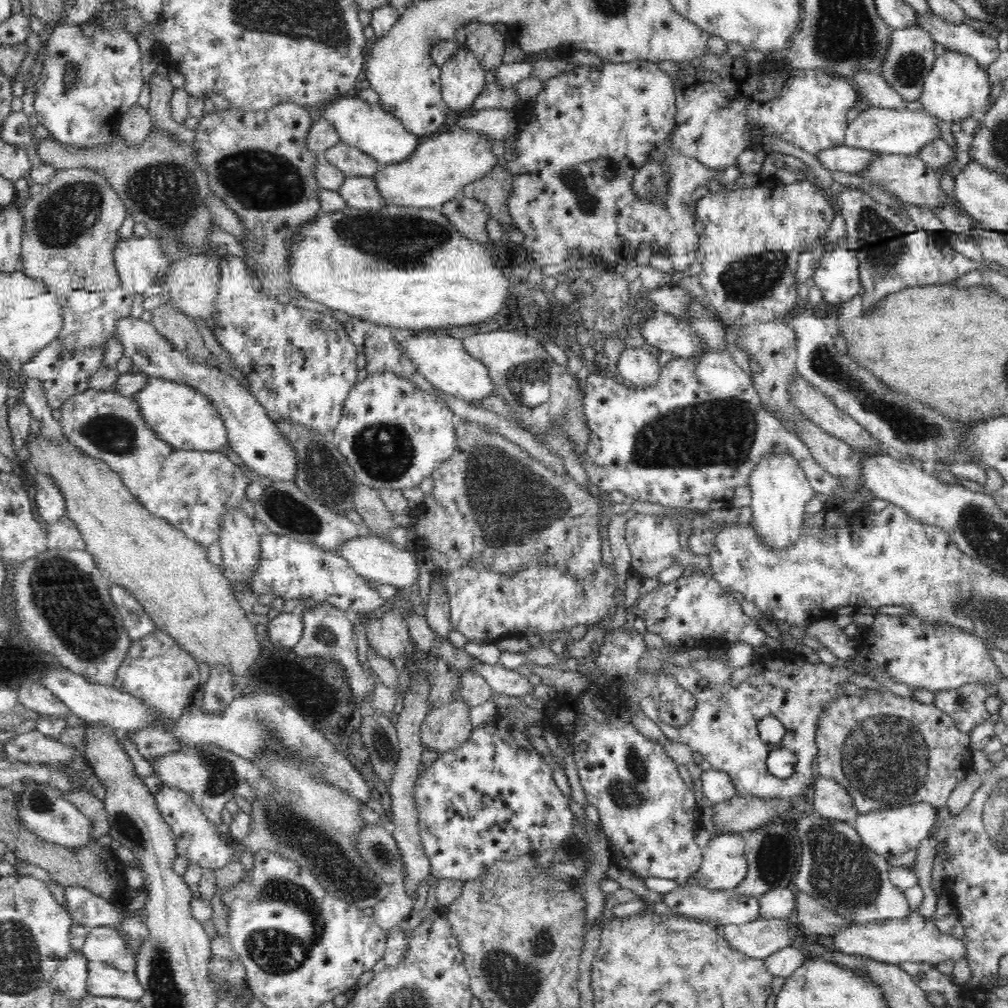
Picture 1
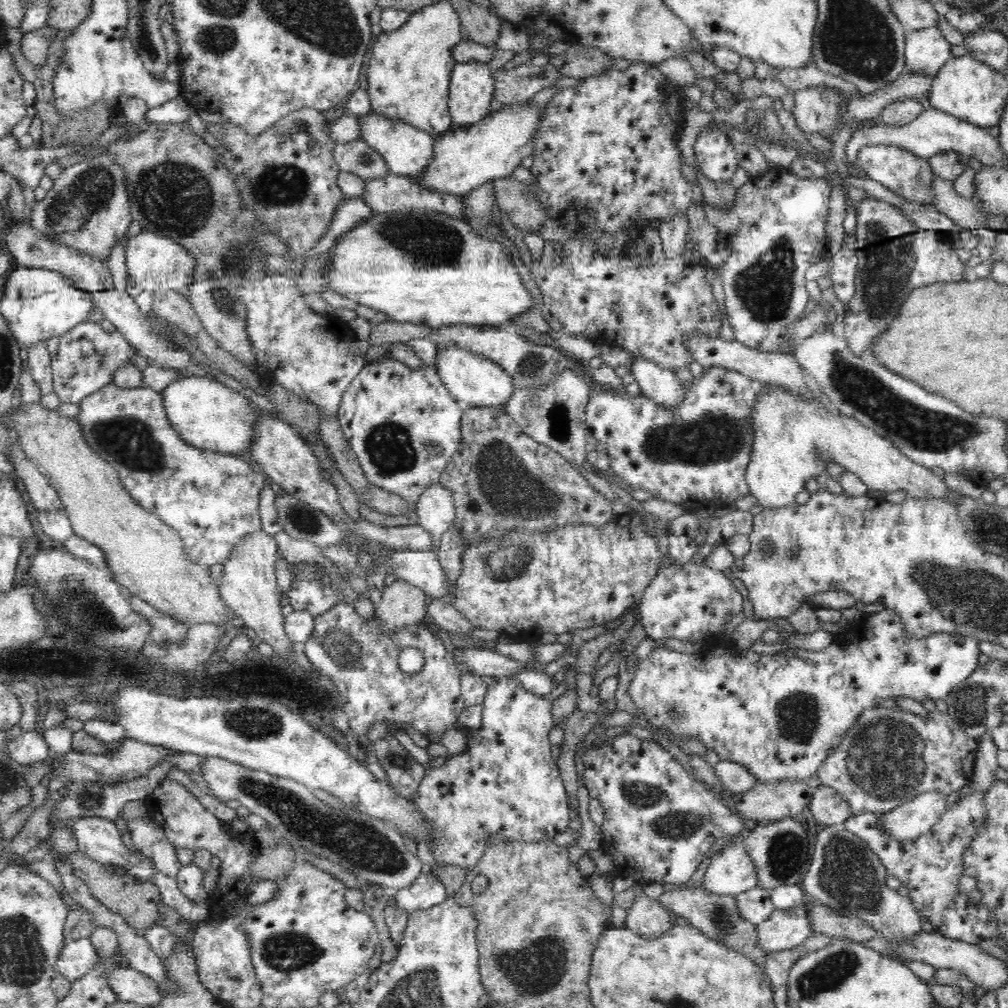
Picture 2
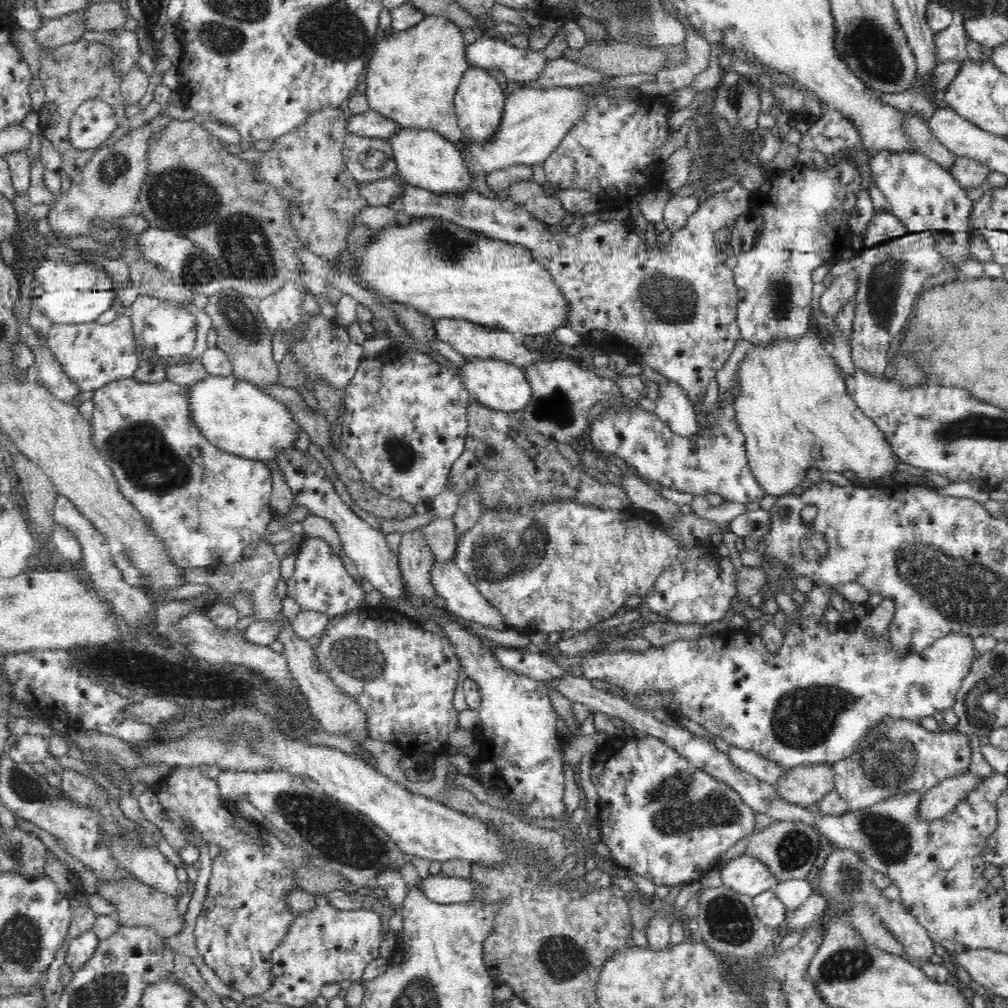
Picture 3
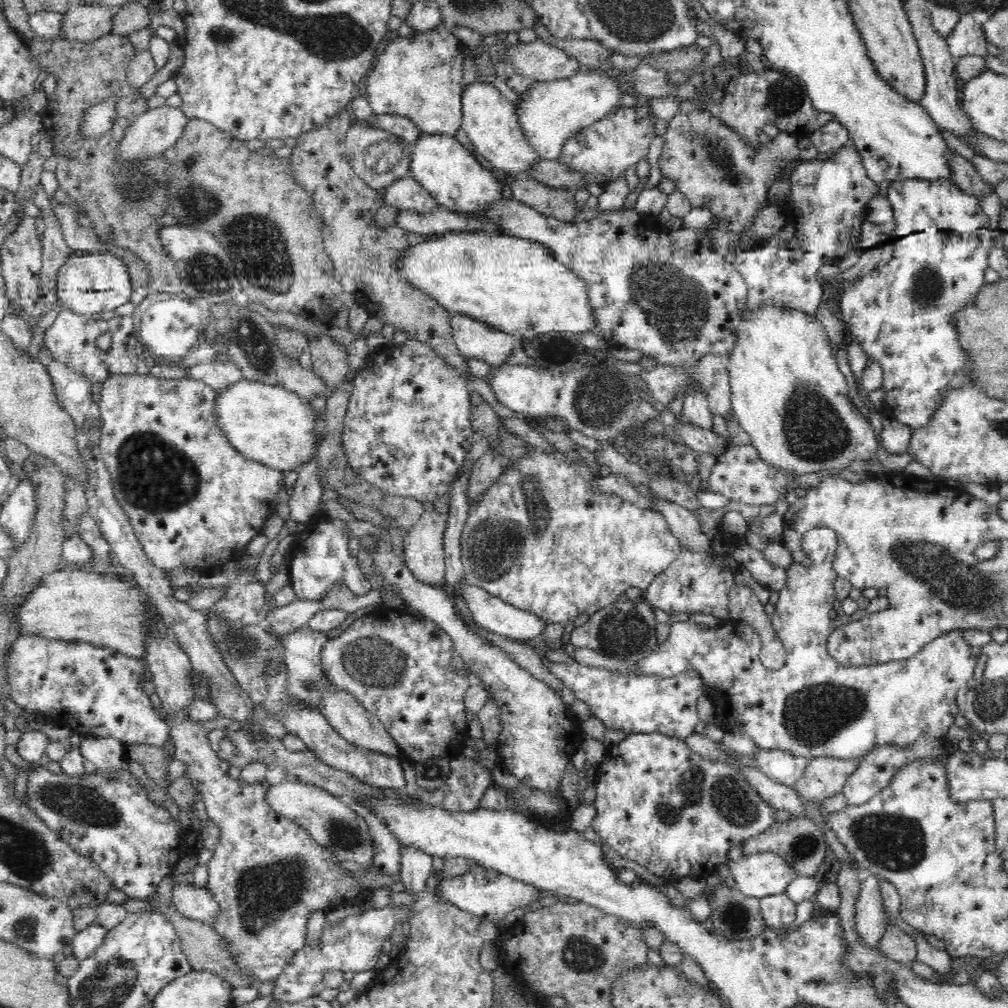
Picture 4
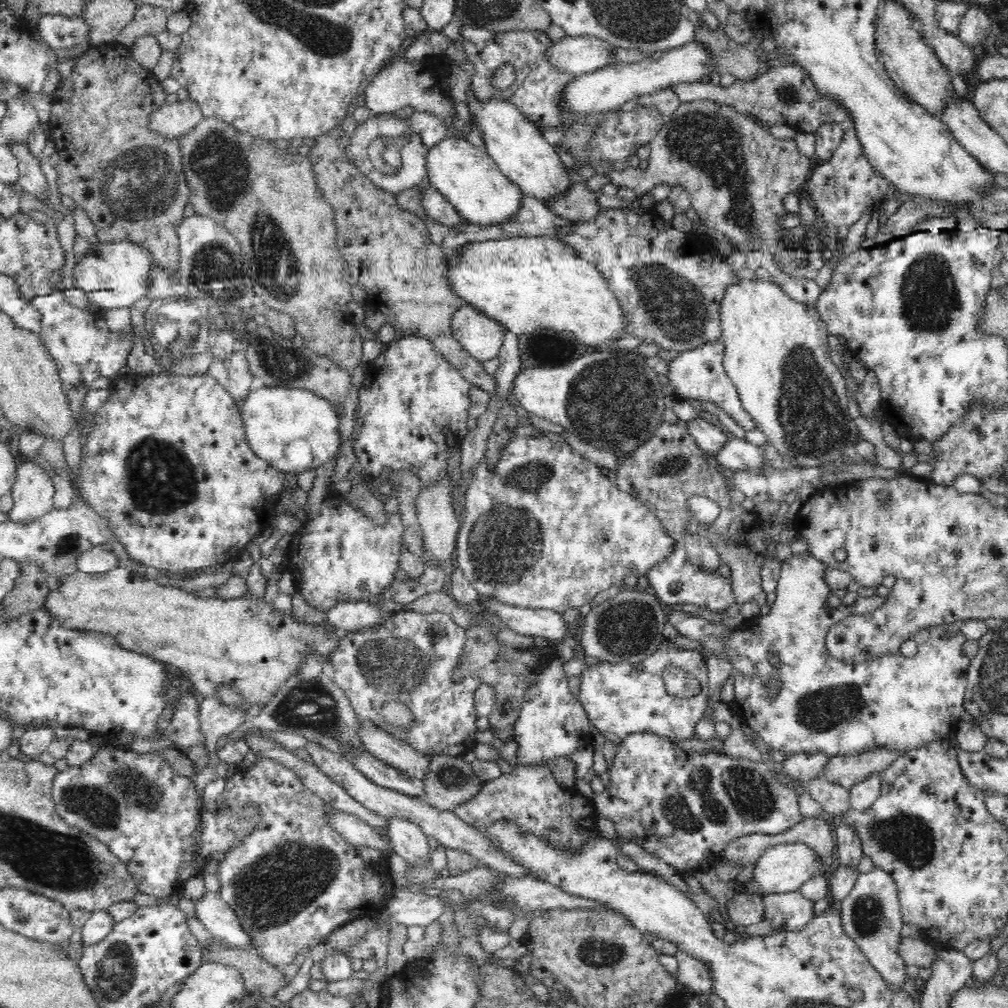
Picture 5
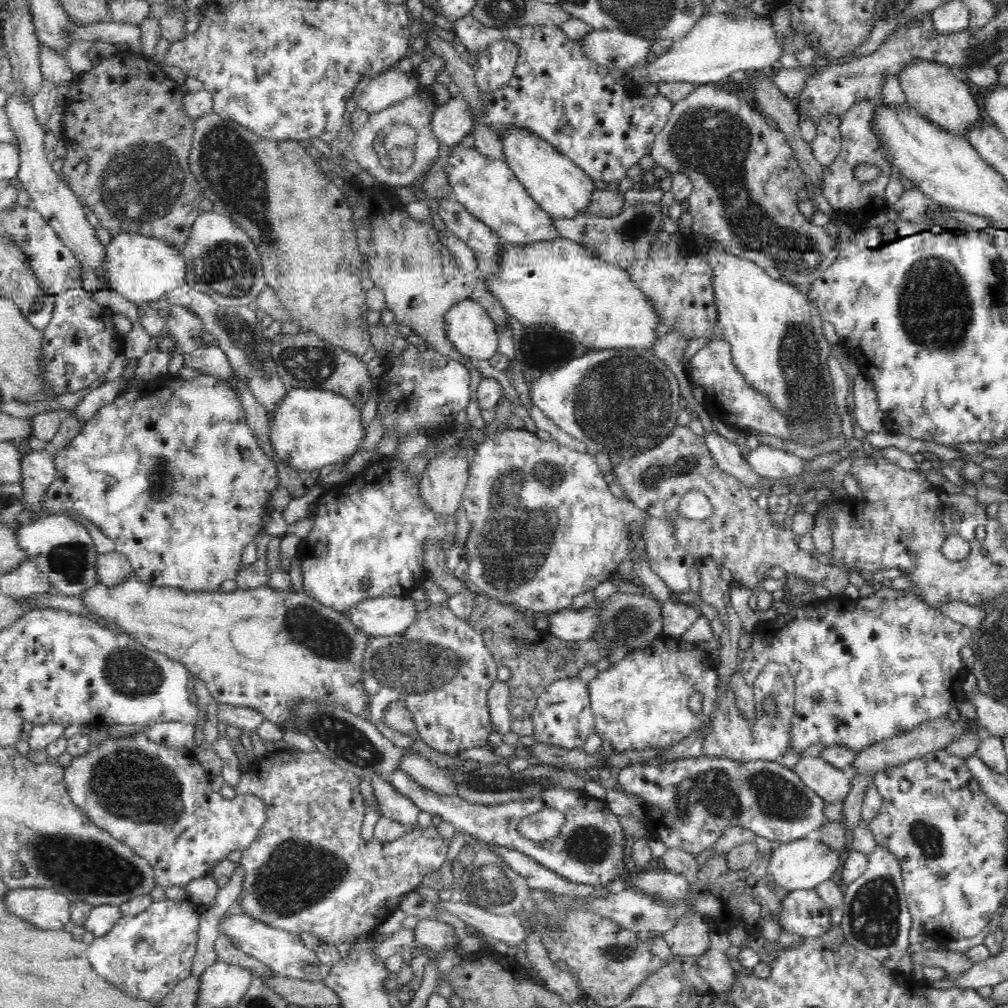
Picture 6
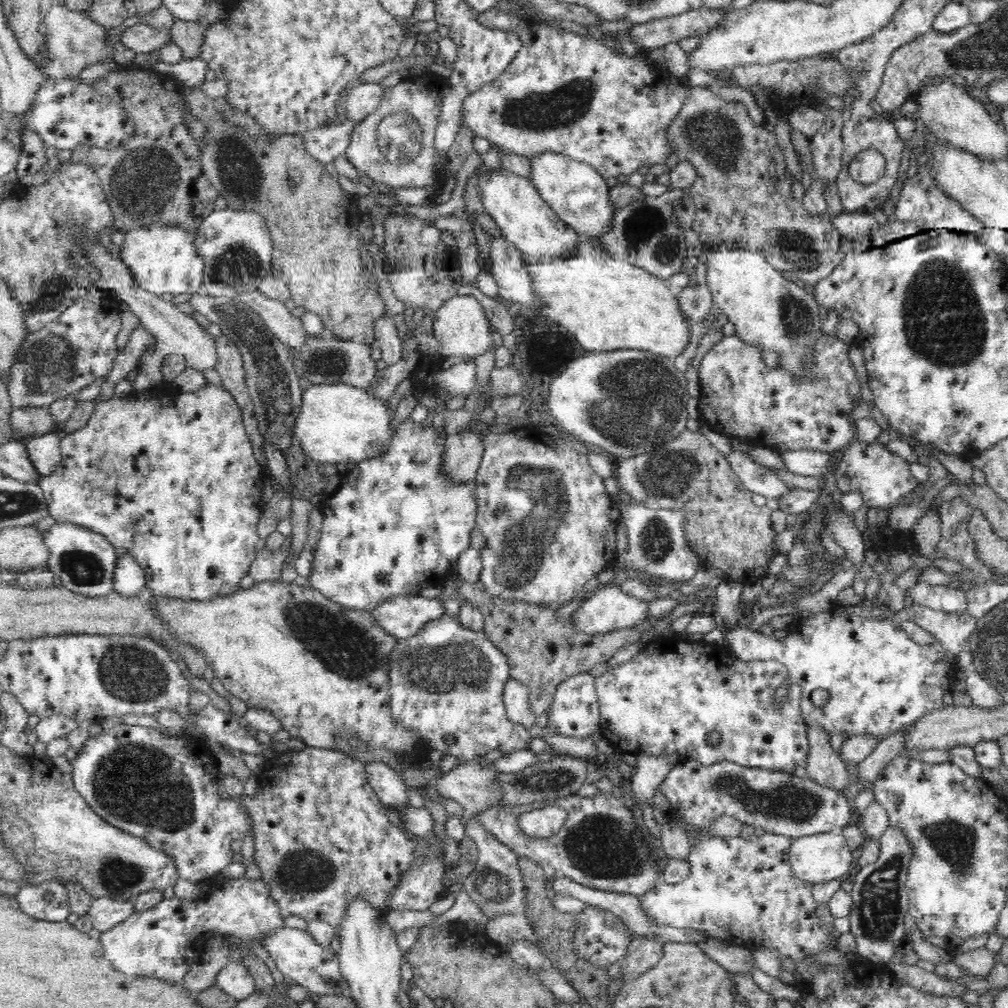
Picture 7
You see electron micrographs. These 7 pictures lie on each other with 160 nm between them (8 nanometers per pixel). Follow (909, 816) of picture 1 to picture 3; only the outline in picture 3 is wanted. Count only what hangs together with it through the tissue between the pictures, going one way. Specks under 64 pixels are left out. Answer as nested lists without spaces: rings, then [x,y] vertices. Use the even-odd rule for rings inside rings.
[[[968,769],[942,779],[925,792],[924,800],[920,804],[922,815],[929,820],[944,818],[946,813],[953,811],[960,802],[966,800],[972,790],[976,790],[984,780],[985,778],[980,778]]]

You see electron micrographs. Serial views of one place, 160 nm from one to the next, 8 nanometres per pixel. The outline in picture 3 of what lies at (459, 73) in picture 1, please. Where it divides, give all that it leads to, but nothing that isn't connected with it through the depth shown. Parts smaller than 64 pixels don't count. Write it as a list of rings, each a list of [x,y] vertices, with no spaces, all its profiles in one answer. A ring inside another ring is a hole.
[[[470,66],[464,73],[464,78],[458,86],[454,104],[458,115],[458,124],[463,132],[463,142],[486,143],[490,145],[496,138],[496,134],[504,120],[504,104],[506,94],[500,88],[500,83],[491,75],[488,69]]]

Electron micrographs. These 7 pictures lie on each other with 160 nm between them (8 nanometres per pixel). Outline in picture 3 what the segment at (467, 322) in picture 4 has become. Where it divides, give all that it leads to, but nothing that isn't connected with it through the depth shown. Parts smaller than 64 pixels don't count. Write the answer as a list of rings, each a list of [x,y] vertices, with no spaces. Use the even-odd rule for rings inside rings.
[[[441,318],[436,319],[436,336],[438,341],[446,342],[457,352],[460,352],[467,359],[480,359],[480,361],[498,360],[514,364],[526,370],[526,366],[534,362],[542,362],[552,358],[534,356],[534,352],[528,350],[520,338],[515,334],[506,331],[495,331],[484,325],[479,325],[466,319]]]

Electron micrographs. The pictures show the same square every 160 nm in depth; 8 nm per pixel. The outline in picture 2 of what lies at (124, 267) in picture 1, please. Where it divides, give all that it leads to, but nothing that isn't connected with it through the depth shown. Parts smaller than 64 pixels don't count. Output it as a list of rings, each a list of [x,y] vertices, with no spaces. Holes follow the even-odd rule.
[[[143,230],[137,236],[126,238],[124,247],[129,280],[134,282],[134,286],[153,293],[157,293],[158,289],[162,288],[178,291],[183,295],[190,294],[190,286],[194,284],[196,272],[200,270],[198,270],[198,261],[185,246],[182,246],[182,243],[166,235]]]

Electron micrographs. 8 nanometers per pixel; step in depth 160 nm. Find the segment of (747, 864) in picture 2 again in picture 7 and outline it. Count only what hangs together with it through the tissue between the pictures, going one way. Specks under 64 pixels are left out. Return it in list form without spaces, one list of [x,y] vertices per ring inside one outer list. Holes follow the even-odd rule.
[[[840,831],[802,836],[791,847],[791,866],[807,882],[830,882],[848,874],[855,859],[852,852]]]

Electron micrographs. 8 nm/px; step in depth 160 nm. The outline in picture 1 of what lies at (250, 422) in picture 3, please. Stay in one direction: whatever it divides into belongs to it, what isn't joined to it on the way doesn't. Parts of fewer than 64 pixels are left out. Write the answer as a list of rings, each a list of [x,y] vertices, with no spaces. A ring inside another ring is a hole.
[[[151,377],[150,384],[136,397],[149,426],[176,449],[216,452],[229,444],[225,419],[208,395],[186,383]]]

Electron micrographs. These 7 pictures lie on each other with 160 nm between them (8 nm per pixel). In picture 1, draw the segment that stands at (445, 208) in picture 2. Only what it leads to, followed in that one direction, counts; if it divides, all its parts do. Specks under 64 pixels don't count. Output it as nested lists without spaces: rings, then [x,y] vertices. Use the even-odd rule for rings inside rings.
[[[347,177],[338,191],[344,195],[344,199],[352,208],[380,210],[388,206],[388,201],[378,189],[374,177]]]

